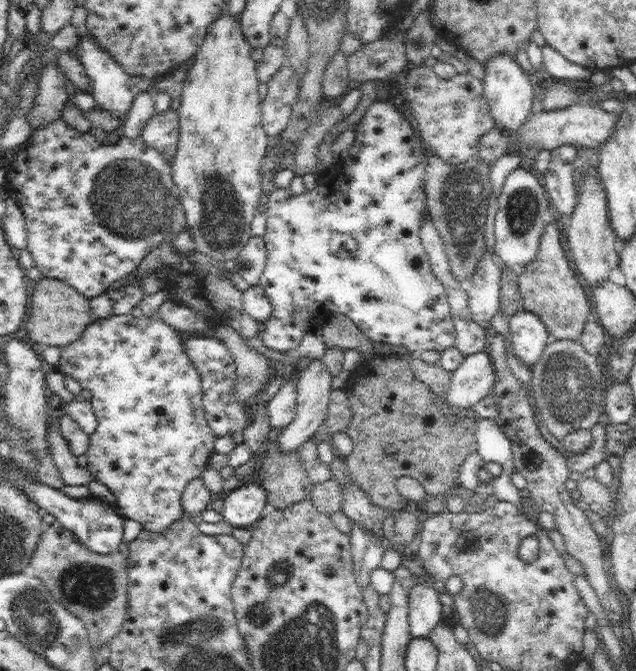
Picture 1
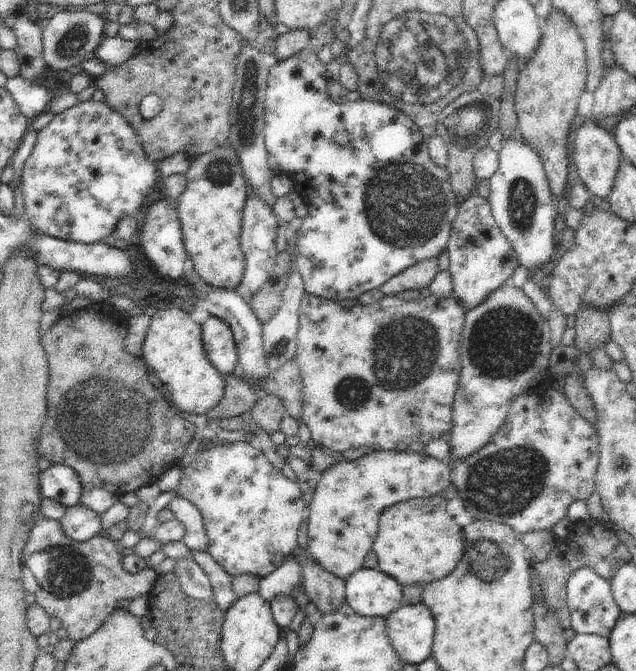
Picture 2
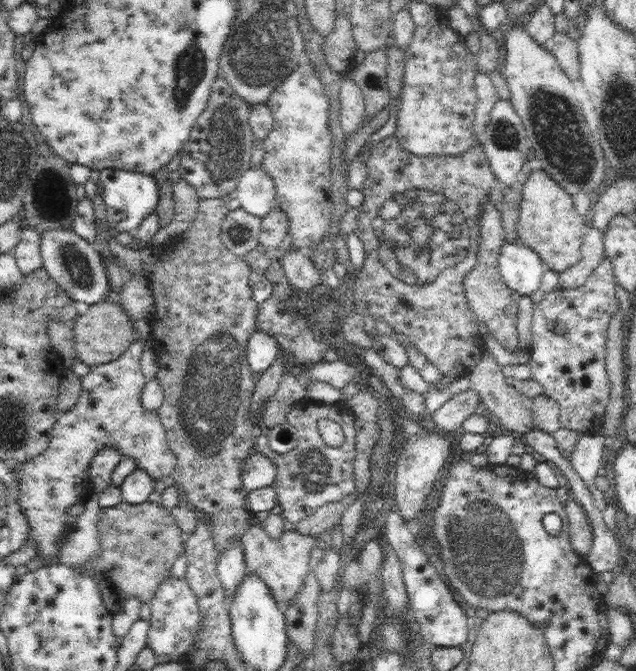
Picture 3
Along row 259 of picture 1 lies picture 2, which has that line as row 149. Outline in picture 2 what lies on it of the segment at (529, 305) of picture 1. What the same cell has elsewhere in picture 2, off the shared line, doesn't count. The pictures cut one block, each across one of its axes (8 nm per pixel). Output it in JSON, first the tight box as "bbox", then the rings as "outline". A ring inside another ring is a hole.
{"bbox":[515,10,587,200],"outline":[[[551,10],[541,22],[543,34],[539,48],[533,58],[519,68],[519,78],[515,86],[515,114],[517,114],[517,134],[539,154],[543,170],[549,180],[549,188],[555,200],[565,198],[567,192],[567,162],[569,150],[565,148],[567,128],[577,116],[575,108],[579,96],[585,92],[587,82],[587,58],[585,46],[577,34],[577,26],[569,20],[563,10]]]}

